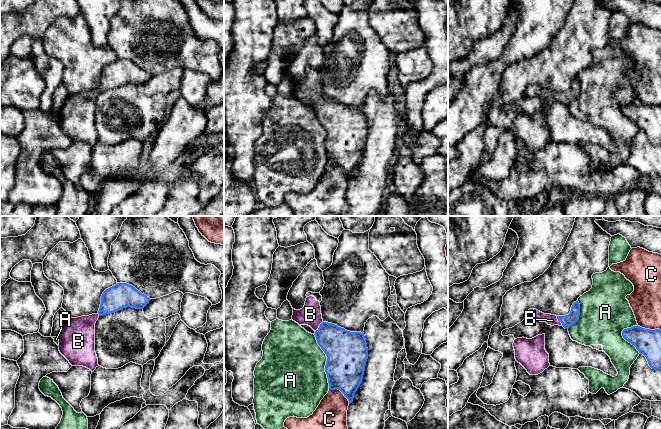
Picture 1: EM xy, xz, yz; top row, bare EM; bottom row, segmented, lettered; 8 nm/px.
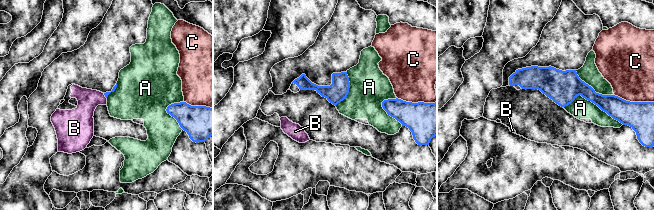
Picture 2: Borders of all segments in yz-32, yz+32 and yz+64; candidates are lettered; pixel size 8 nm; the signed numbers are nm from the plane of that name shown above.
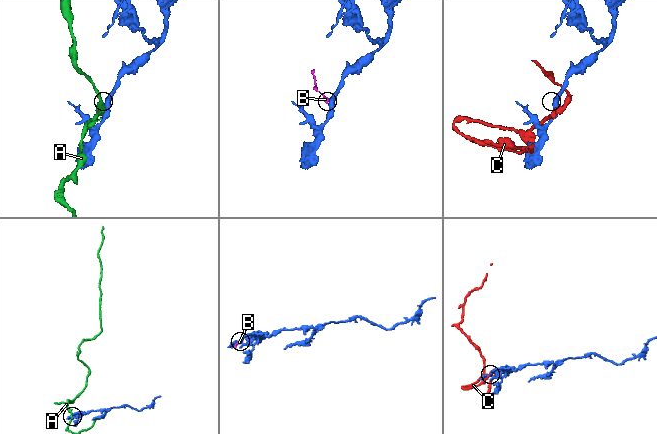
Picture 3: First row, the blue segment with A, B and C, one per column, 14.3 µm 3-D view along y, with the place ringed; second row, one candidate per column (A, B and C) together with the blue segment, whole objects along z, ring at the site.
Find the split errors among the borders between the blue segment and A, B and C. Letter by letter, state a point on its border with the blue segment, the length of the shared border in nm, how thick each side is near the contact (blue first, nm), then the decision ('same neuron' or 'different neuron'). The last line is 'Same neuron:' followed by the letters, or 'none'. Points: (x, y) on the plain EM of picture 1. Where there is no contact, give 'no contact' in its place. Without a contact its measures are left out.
A: xz (326, 138) | 460 nm | 340/480 nm | different neuron
B: xz (319, 102) | 110 nm | 280/170 nm | same neuron
C: xz (341, 167) | 200 nm | 320/280 nm | different neuron
Same neuron: B

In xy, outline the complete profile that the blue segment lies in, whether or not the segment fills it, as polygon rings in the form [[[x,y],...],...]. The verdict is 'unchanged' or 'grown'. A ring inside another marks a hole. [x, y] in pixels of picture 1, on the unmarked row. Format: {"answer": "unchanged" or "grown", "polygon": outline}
{"answer": "grown", "polygon": [[[117,59],[101,72],[97,90],[69,94],[59,111],[59,127],[72,142],[83,142],[92,148],[99,142],[95,128],[95,99],[102,91],[123,84],[143,85],[151,75],[132,61]]]}

